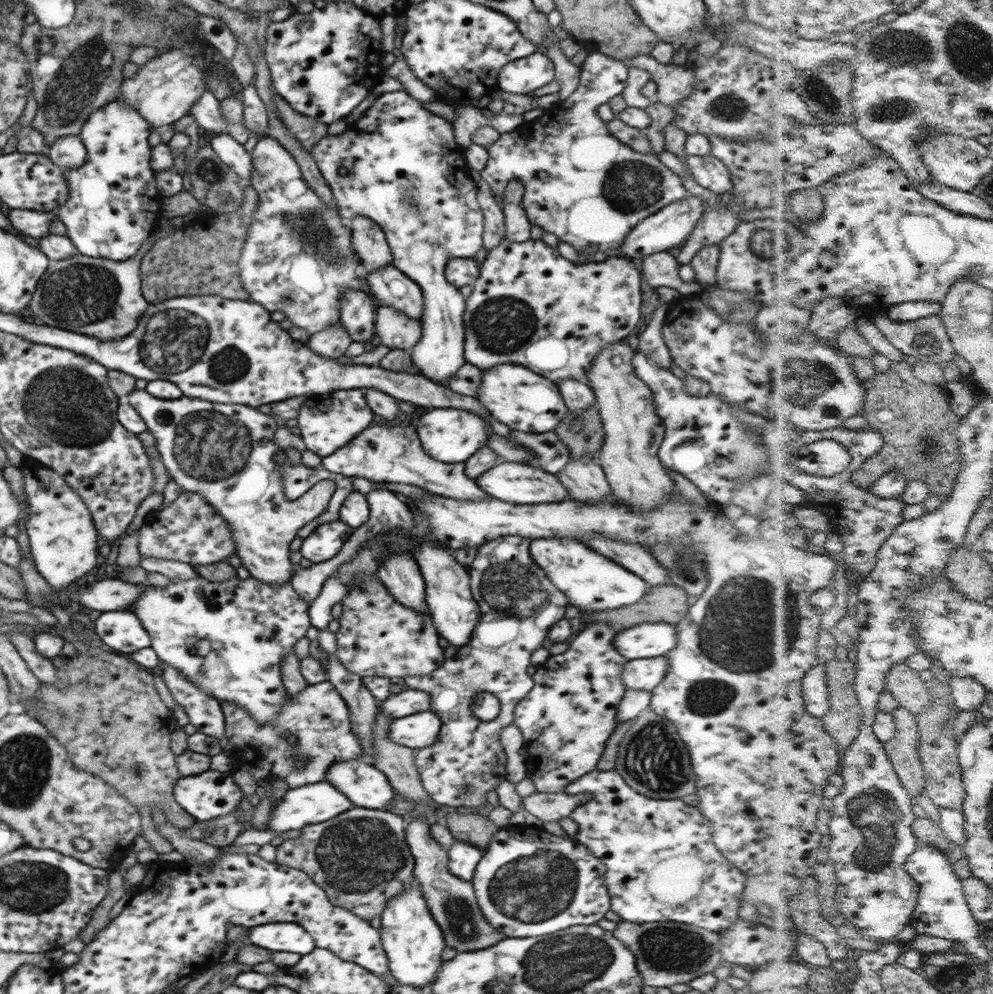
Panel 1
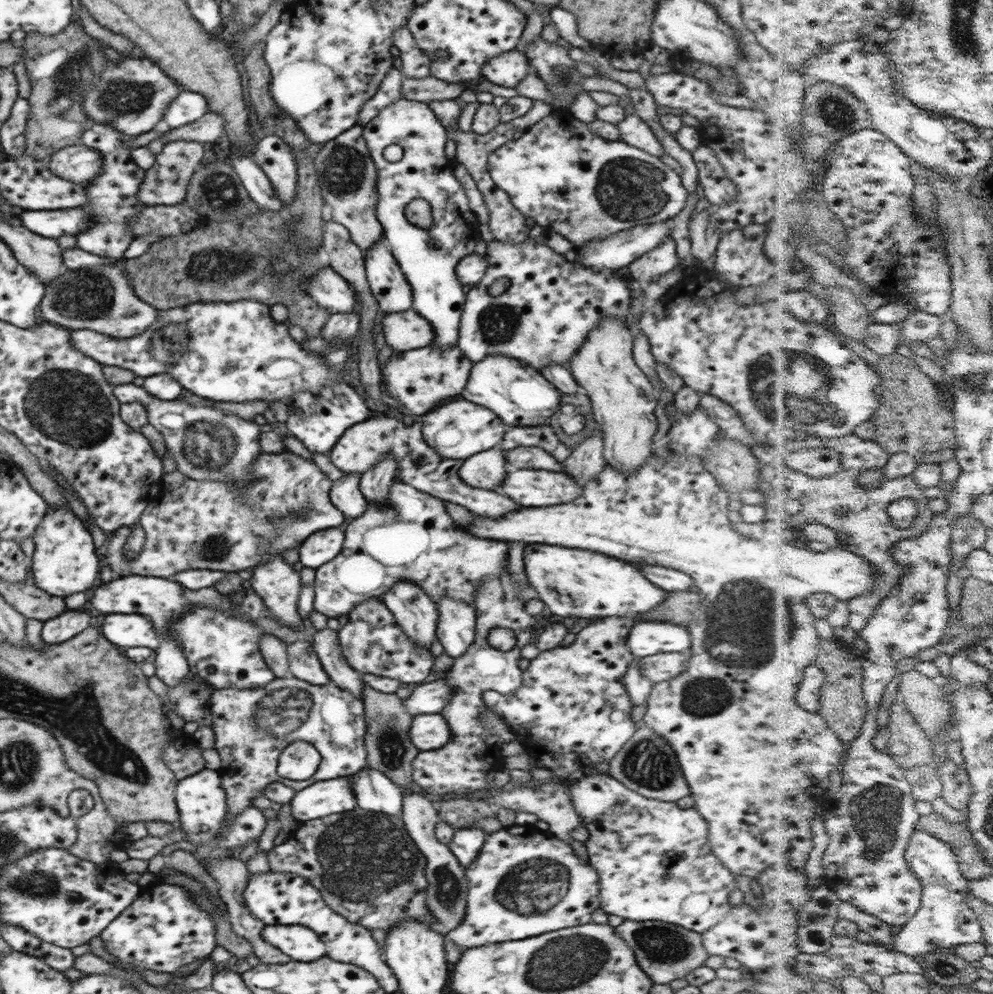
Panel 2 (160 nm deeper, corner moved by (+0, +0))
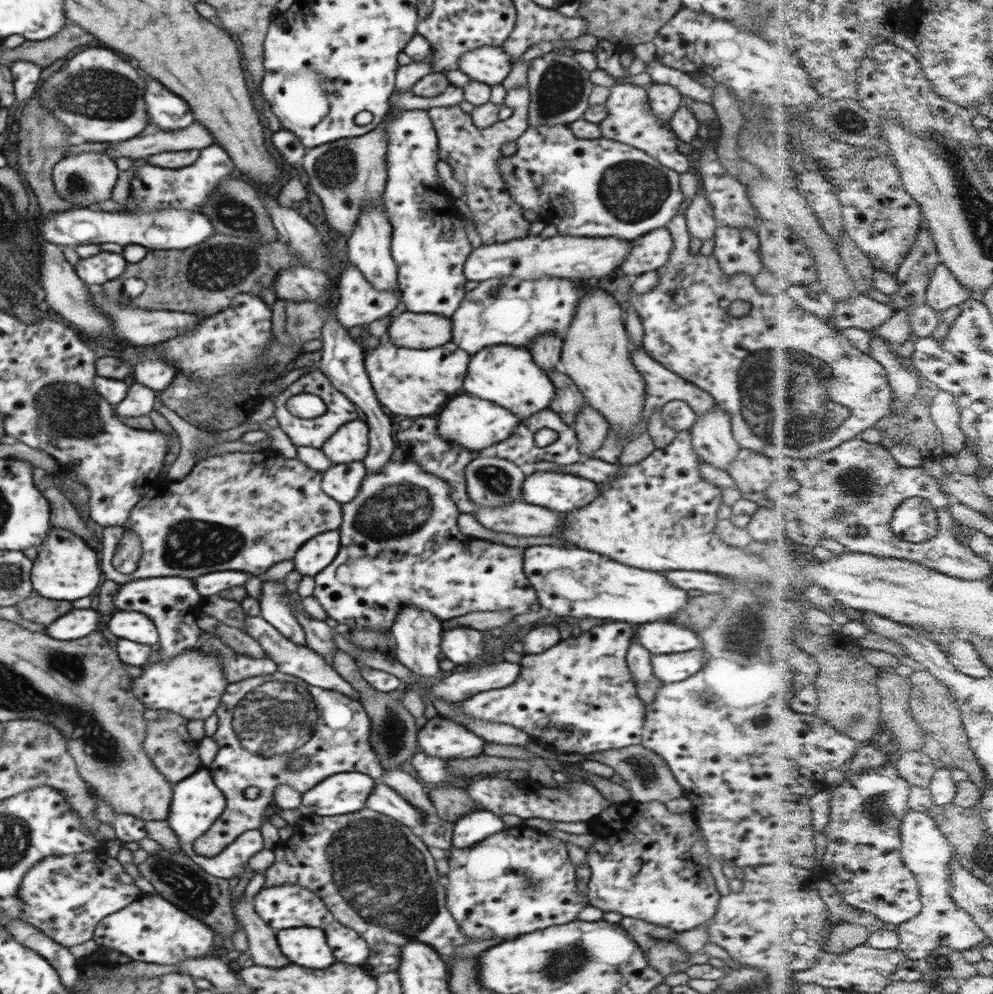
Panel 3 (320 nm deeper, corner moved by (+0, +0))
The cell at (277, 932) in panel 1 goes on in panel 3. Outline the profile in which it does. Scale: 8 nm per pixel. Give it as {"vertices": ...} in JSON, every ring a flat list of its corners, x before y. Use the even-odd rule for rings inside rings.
{"vertices":[[318,928,283,929,276,932,276,938,284,956,298,966,322,970,337,962,325,933]]}

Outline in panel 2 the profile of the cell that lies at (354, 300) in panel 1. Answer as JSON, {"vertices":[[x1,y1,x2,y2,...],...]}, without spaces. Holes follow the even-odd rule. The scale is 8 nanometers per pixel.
{"vertices":[[332,267,313,276,307,284,307,294,330,315,356,313,358,298,353,287]]}

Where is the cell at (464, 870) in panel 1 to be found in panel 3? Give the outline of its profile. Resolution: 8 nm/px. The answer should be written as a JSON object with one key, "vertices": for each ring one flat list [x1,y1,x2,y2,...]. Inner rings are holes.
{"vertices":[[487,810,461,816,453,823,453,847,468,848,506,828,502,817]]}

